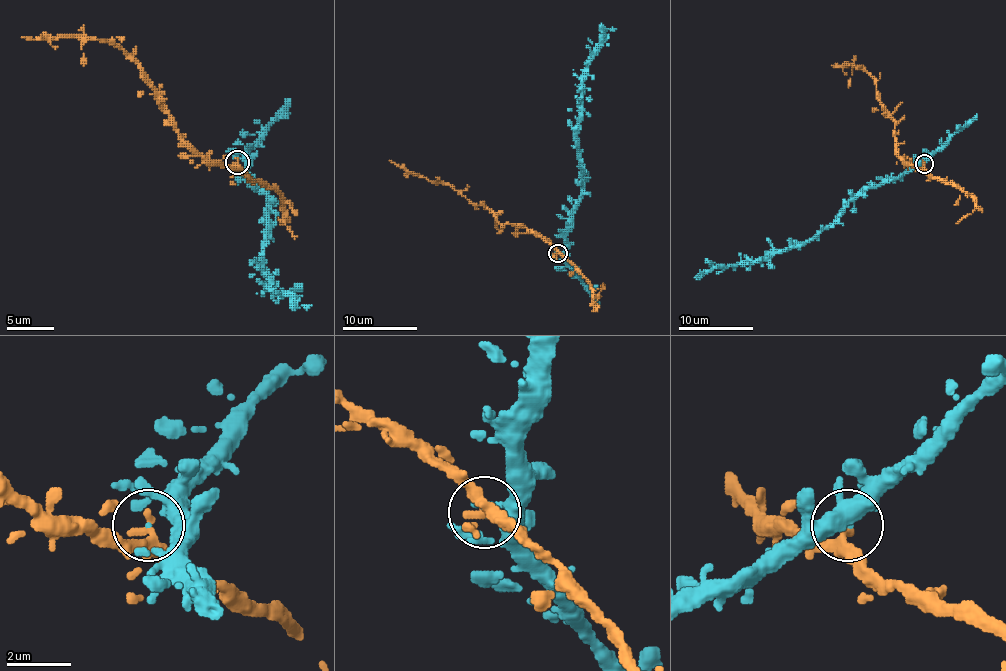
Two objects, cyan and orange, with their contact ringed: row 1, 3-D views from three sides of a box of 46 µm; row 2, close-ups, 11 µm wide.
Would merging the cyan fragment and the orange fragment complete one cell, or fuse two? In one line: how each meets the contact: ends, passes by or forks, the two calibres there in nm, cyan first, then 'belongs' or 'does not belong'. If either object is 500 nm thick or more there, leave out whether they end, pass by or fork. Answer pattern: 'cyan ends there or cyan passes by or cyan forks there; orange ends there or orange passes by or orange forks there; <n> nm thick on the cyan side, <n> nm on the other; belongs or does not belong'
cyan ends there; orange passes by; 180 nm thick on the cyan side, 260 nm on the other; does not belong

